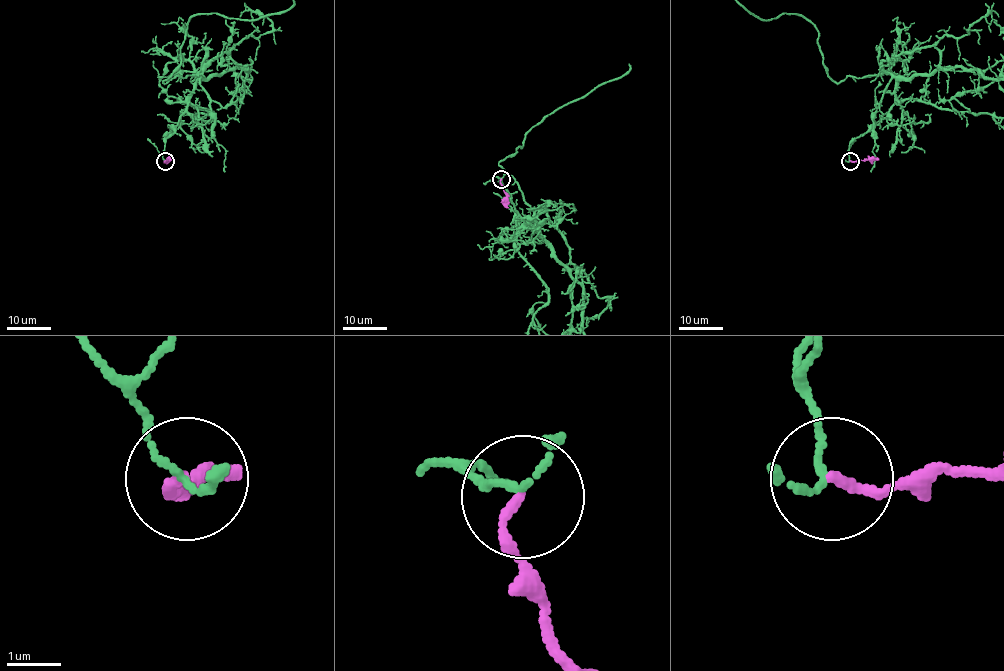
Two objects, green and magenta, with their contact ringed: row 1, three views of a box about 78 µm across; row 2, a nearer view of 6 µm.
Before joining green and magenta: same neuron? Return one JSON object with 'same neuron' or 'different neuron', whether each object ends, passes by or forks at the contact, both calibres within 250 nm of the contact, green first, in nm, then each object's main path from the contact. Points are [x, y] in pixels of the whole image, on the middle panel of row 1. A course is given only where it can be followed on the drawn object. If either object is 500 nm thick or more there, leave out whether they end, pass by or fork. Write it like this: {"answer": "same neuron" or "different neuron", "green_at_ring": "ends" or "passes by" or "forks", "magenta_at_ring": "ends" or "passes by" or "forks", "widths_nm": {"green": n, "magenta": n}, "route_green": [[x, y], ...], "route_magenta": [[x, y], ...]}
{"answer": "different neuron", "green_at_ring": "passes by", "magenta_at_ring": "ends", "widths_nm": {"green": 100, "magenta": 160}, "route_magenta": [[501, 179], [507, 196], [505, 207]]}

